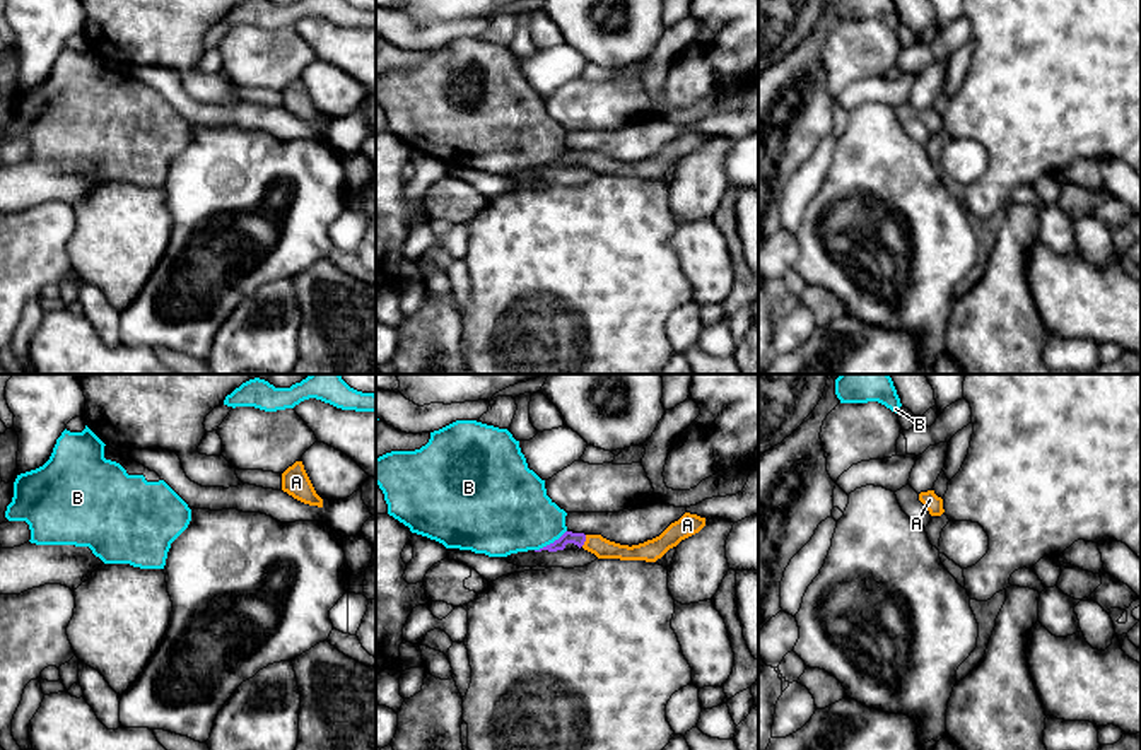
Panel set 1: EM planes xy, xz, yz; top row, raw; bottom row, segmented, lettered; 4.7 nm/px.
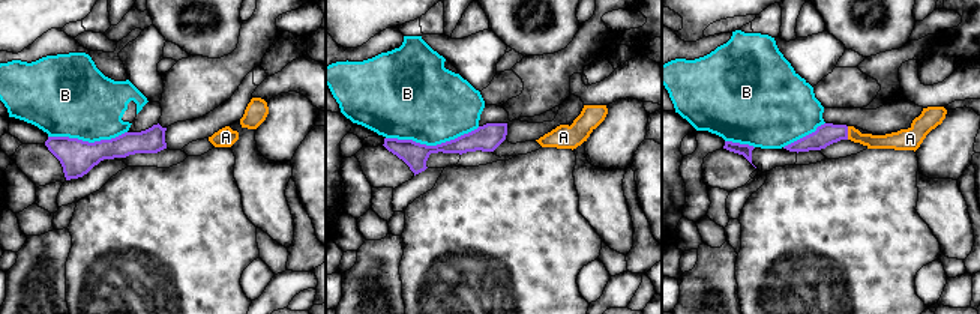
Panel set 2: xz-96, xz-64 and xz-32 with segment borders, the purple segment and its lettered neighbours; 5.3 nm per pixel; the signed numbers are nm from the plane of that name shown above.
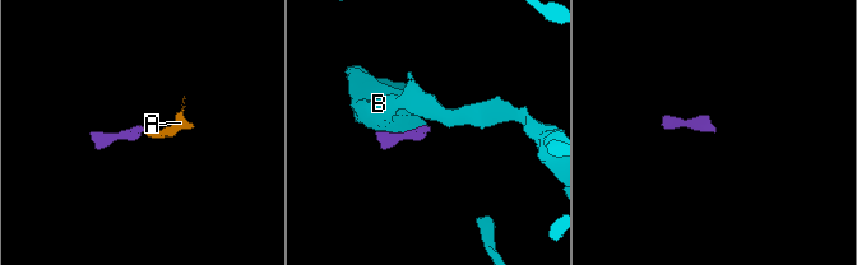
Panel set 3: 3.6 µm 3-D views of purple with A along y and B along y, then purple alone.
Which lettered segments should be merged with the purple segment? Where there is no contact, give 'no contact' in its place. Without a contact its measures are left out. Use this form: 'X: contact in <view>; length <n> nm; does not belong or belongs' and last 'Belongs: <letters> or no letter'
A: contact in xz; length 60 nm; belongs
B: contact in xz; length 180 nm; does not belong
Belongs: A

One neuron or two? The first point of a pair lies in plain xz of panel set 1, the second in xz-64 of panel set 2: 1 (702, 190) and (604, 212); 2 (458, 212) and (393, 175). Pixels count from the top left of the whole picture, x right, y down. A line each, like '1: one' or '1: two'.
1: two
2: one

